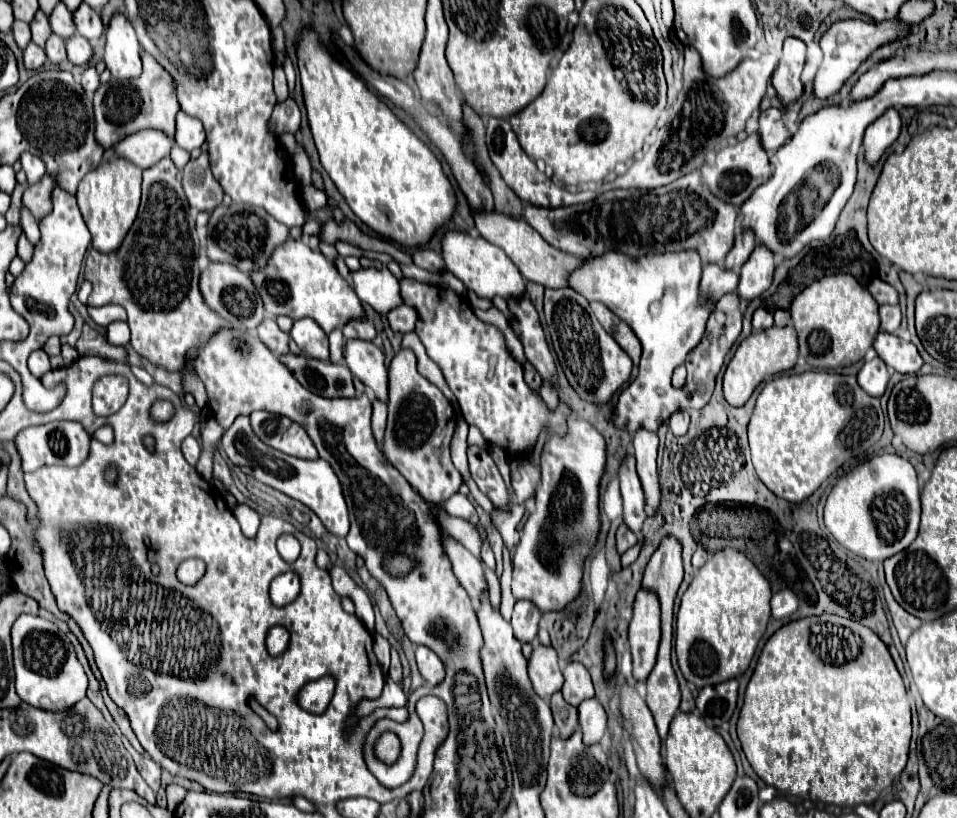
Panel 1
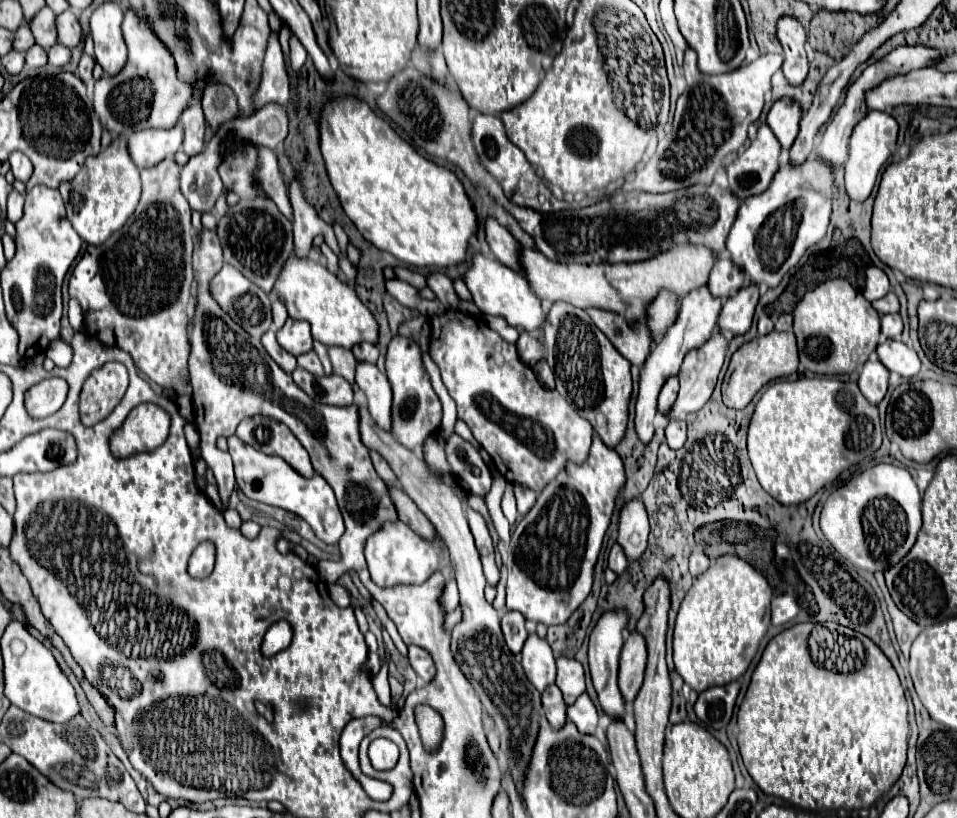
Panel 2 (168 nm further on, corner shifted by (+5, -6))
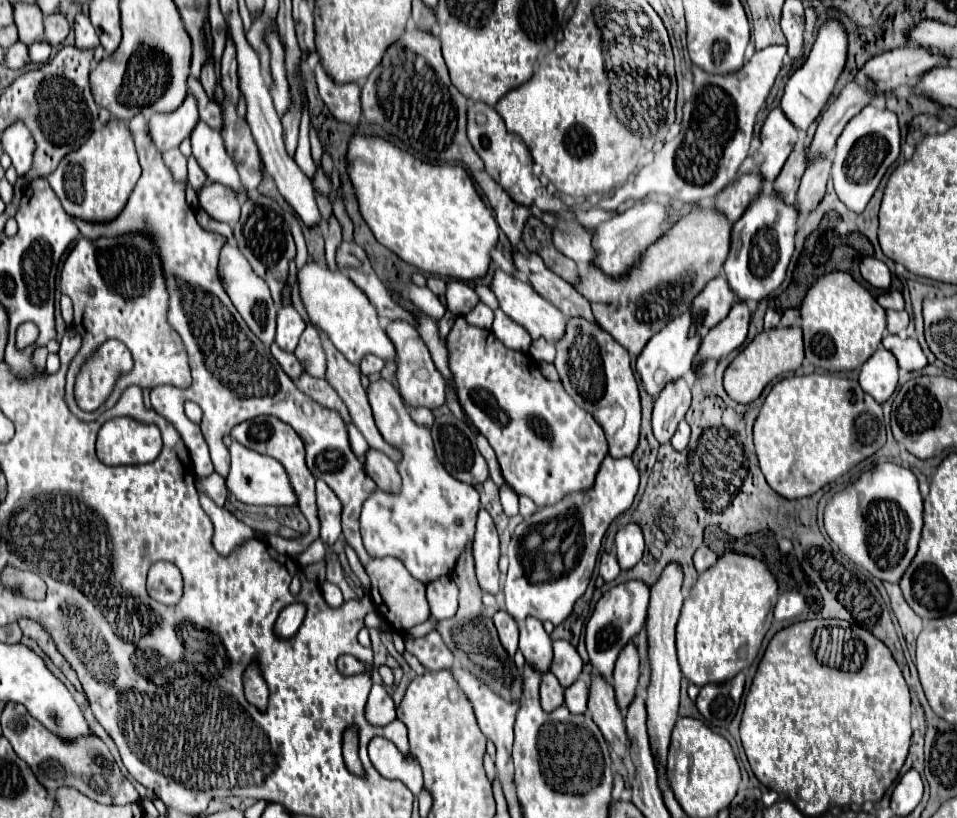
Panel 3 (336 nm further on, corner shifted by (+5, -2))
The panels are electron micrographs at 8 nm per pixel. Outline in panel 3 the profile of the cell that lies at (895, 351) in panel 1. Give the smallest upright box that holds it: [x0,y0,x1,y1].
[882,336,928,370]

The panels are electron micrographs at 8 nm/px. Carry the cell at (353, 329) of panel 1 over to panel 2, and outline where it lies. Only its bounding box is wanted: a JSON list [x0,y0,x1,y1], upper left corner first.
[352,342,378,364]

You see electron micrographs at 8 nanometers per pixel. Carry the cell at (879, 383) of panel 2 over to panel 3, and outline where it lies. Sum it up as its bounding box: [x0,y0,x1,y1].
[860,346,898,404]

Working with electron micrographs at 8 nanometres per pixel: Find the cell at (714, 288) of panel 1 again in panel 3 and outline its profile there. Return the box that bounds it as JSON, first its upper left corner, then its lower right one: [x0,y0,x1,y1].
[636,312,700,396]

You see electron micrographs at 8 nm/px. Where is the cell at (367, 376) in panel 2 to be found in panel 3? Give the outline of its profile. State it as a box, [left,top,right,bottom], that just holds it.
[360,378,480,584]

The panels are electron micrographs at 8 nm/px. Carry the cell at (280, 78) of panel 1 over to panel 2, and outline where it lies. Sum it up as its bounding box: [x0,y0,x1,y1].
[254,34,290,108]

